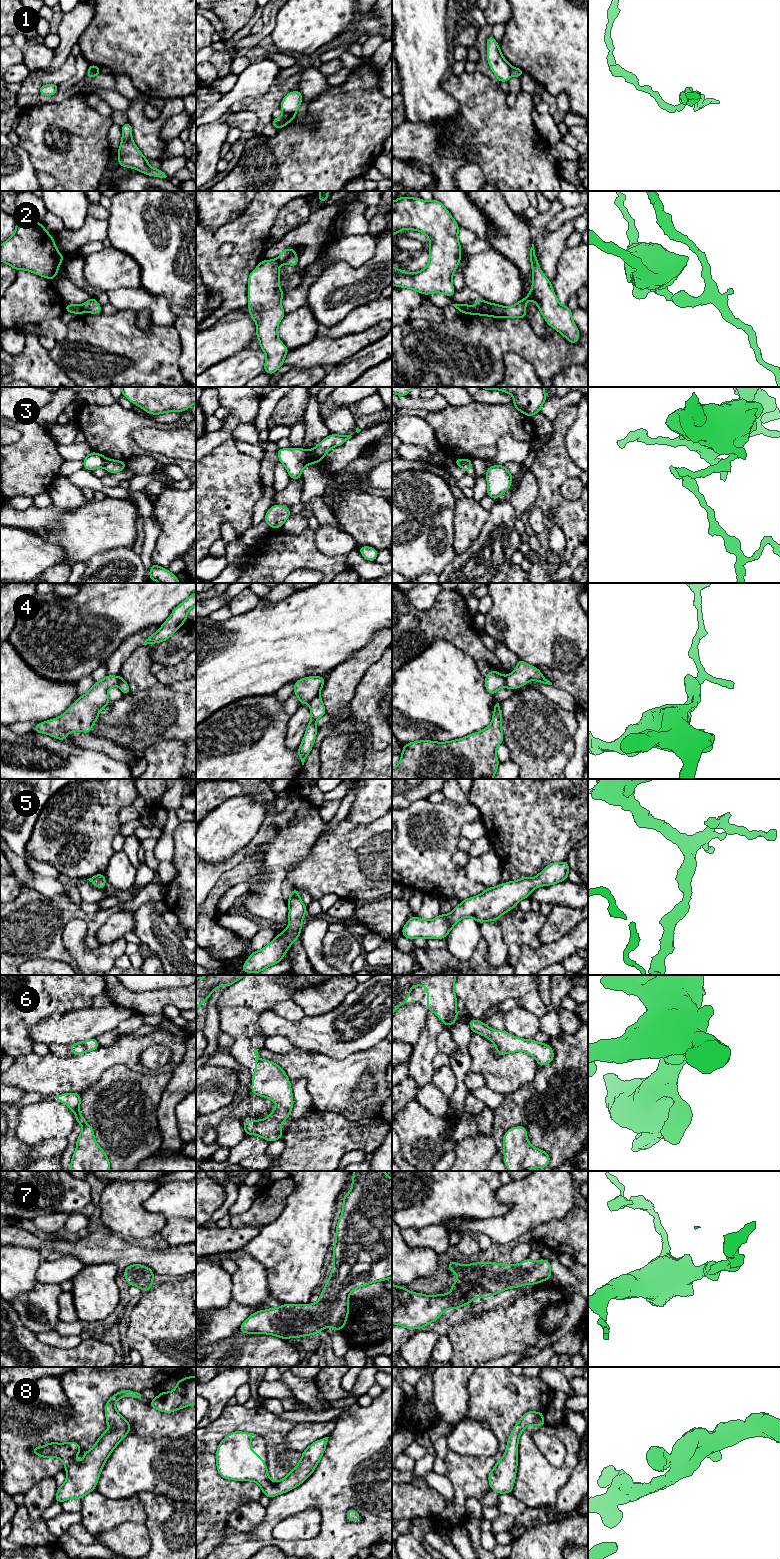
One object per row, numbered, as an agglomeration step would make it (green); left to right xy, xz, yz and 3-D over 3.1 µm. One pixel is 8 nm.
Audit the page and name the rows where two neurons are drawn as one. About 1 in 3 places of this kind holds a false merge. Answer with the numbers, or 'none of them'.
1, 2, 3, 4

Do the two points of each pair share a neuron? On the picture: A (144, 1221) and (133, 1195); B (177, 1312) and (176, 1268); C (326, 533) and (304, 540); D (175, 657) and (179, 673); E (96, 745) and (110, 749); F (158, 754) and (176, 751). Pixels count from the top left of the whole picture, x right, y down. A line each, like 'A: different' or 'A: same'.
A: same
B: different
C: different
D: different
E: same
F: same

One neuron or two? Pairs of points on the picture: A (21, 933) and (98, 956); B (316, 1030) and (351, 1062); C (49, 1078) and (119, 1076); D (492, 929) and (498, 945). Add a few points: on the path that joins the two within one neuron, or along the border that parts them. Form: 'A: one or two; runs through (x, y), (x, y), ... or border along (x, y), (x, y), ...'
A: two; border along (70, 955), (76, 964)
B: two; border along (368, 1048), (354, 1051), (342, 1058), (323, 1055)
C: two; border along (120, 1064), (110, 1066), (95, 1083), (82, 1092)
D: one; runs through (493, 933), (495, 941)

